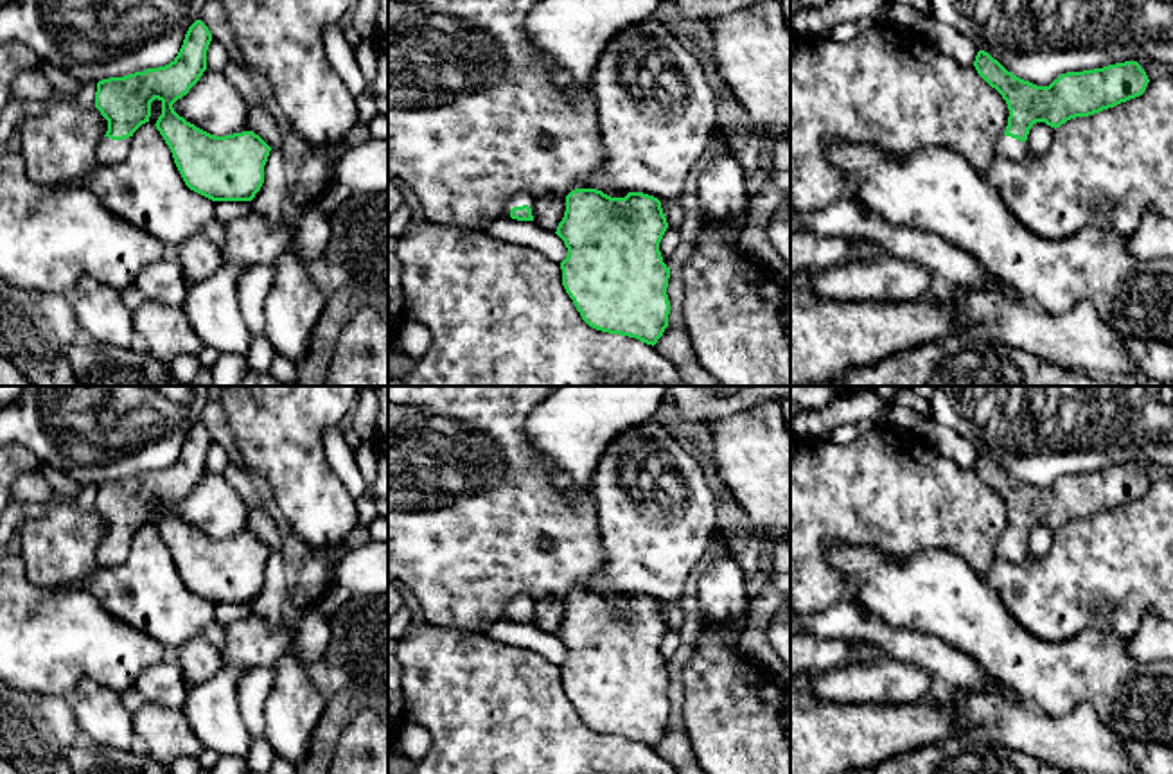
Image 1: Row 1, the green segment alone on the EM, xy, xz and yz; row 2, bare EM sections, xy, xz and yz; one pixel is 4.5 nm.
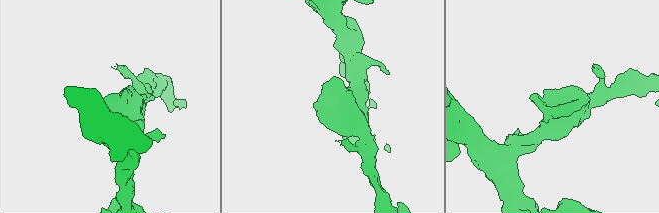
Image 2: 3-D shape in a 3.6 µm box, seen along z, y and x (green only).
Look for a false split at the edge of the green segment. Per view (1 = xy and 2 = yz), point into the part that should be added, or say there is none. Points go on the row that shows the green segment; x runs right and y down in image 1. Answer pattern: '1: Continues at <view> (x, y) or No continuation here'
1: Continues at xy (110, 151)
2: Continues at yz (1006, 146)

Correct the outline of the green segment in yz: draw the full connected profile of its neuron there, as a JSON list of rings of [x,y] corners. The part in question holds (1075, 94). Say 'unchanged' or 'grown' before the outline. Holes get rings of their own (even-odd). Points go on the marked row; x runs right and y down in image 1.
grown | [[[984,50],[977,52],[974,66],[1008,104],[1008,126],[997,140],[995,153],[1010,160],[1033,154],[1027,135],[1036,122],[1056,129],[1071,119],[1089,117],[1135,99],[1150,83],[1137,61],[1067,72],[1049,86],[1036,86],[1013,75]]]

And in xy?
grown | [[[196,20],[169,65],[97,83],[95,108],[108,120],[108,131],[97,145],[101,165],[120,163],[129,154],[133,133],[149,122],[151,102],[158,99],[162,115],[154,126],[169,145],[185,185],[212,201],[255,198],[264,183],[271,147],[253,131],[210,135],[172,108],[207,70],[210,41],[208,27]]]

